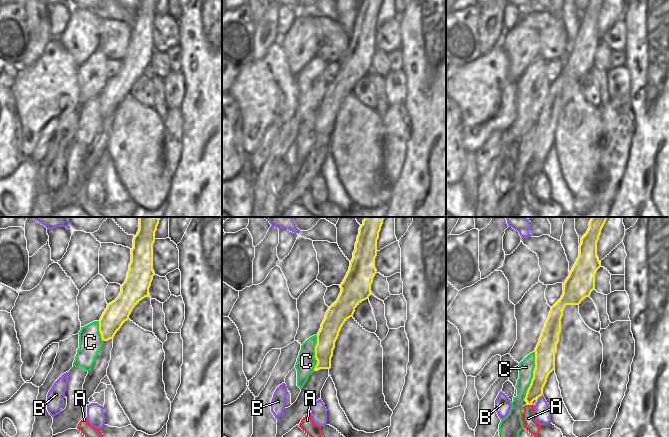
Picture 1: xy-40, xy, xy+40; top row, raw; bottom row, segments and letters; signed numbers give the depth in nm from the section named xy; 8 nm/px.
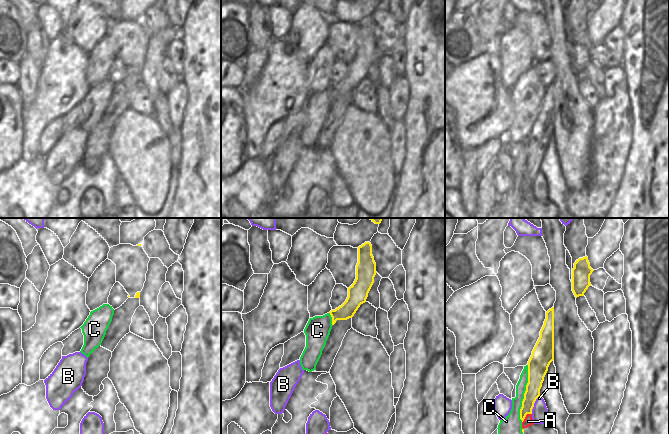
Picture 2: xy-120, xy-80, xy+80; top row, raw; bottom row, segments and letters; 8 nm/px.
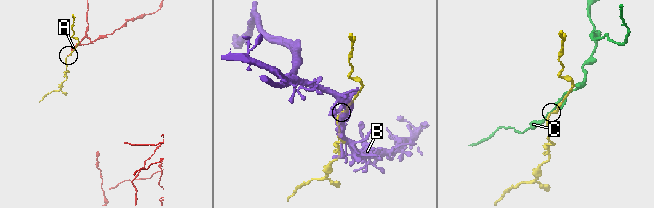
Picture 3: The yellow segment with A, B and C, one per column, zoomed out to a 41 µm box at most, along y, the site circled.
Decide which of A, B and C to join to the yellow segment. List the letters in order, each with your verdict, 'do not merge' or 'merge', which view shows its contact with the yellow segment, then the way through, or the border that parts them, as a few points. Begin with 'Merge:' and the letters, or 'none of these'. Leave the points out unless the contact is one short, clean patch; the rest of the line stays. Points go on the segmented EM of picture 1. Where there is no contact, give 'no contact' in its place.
Merge: none of these
A: do not merge; meets yellow in xy+40; border along xy+40 (532, 404), (527, 405)
B: do not merge; meets yellow in xy+40
C: do not merge; meets yellow in xy+40

